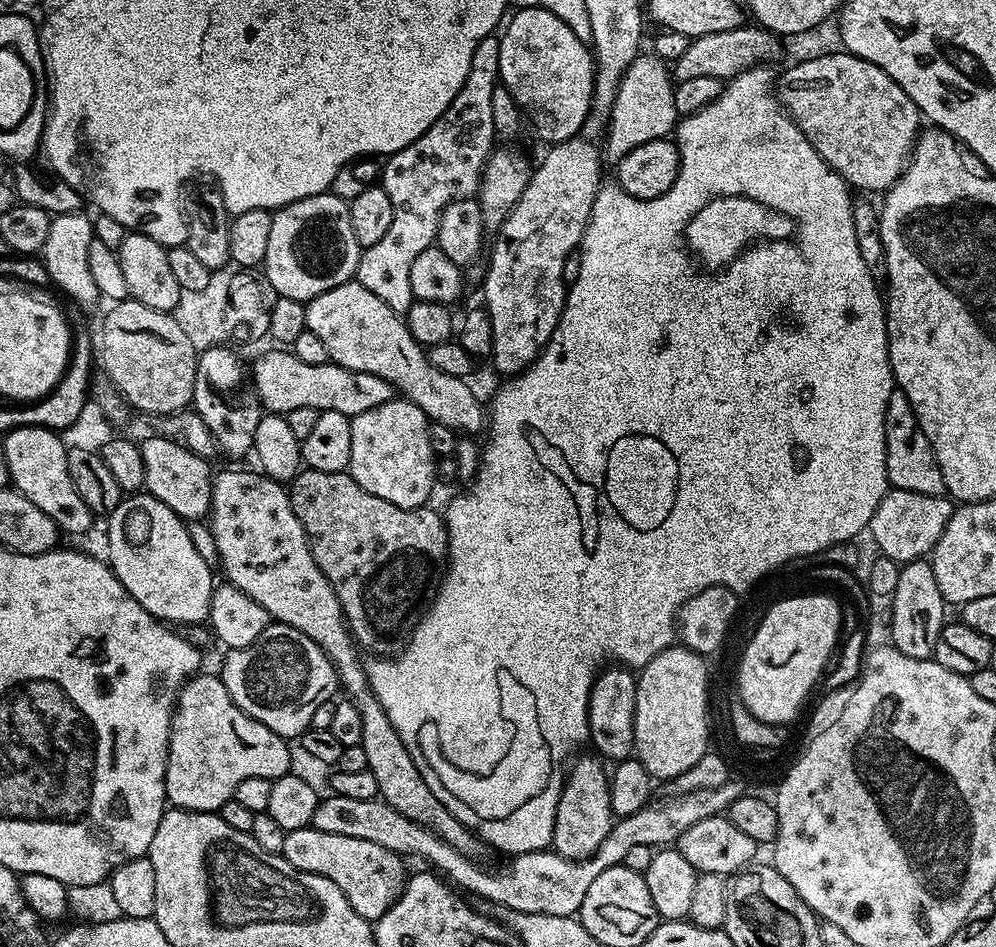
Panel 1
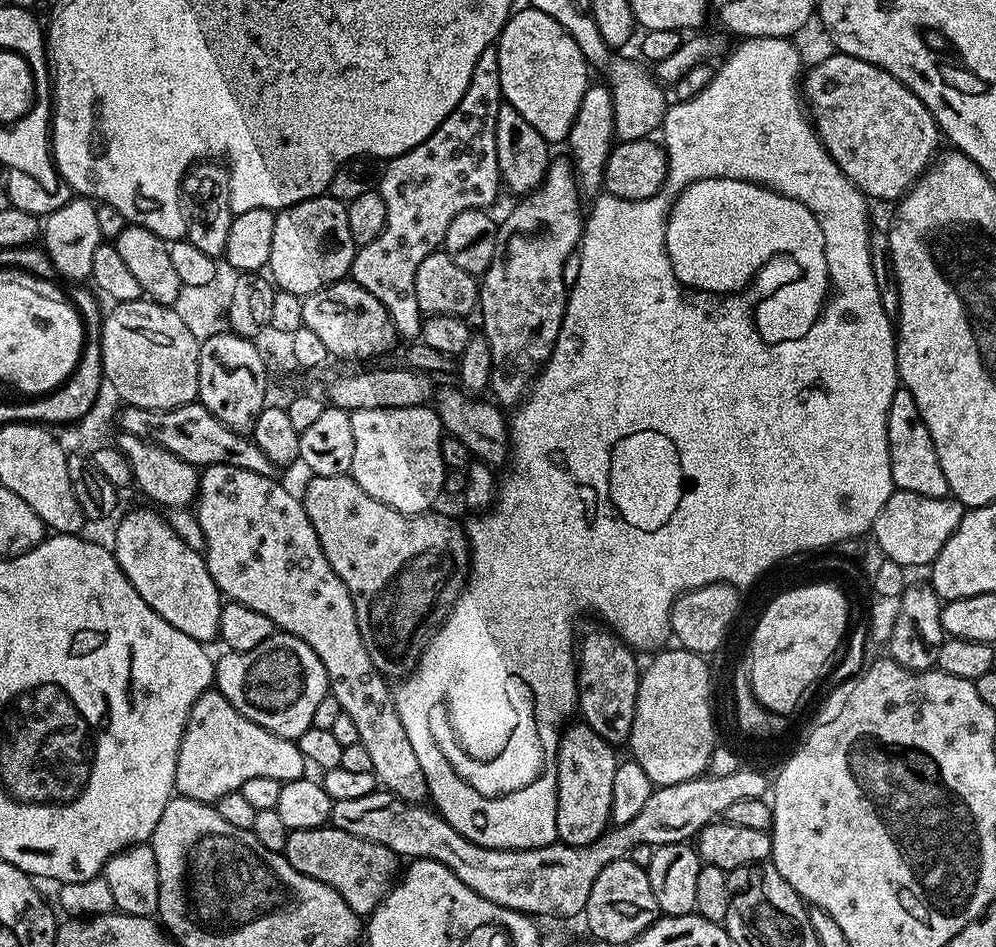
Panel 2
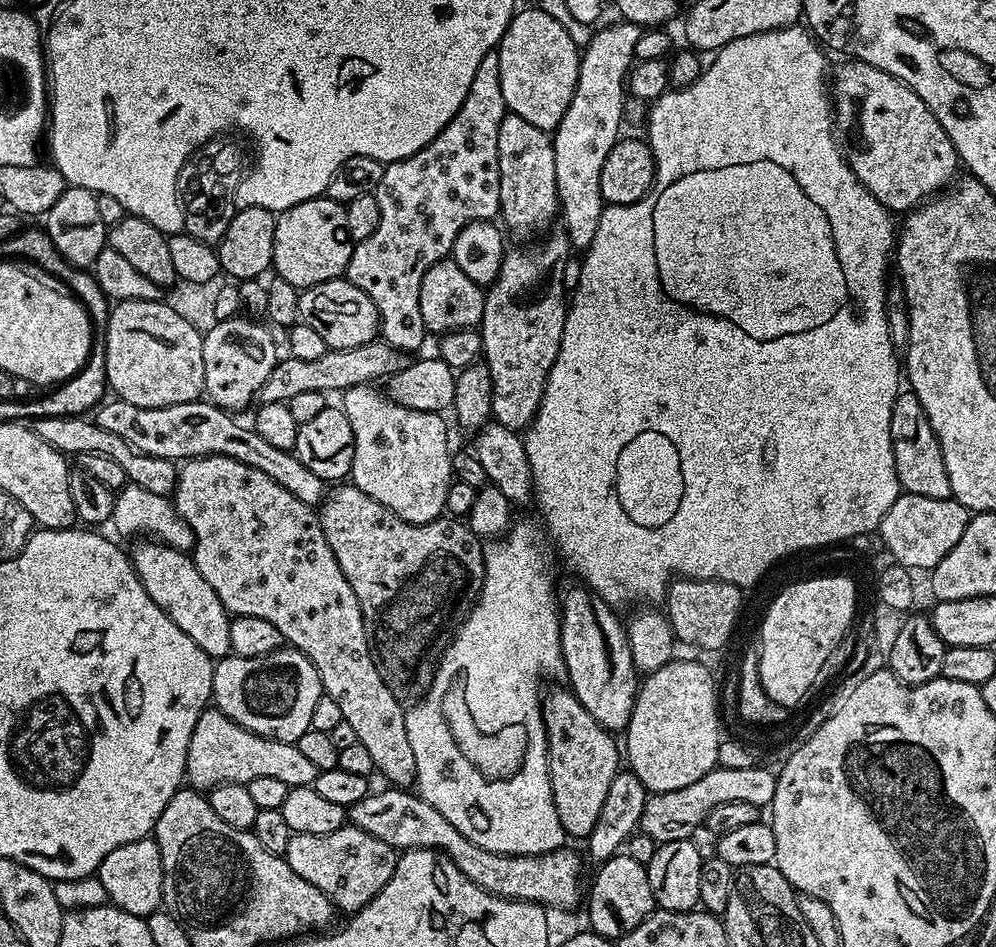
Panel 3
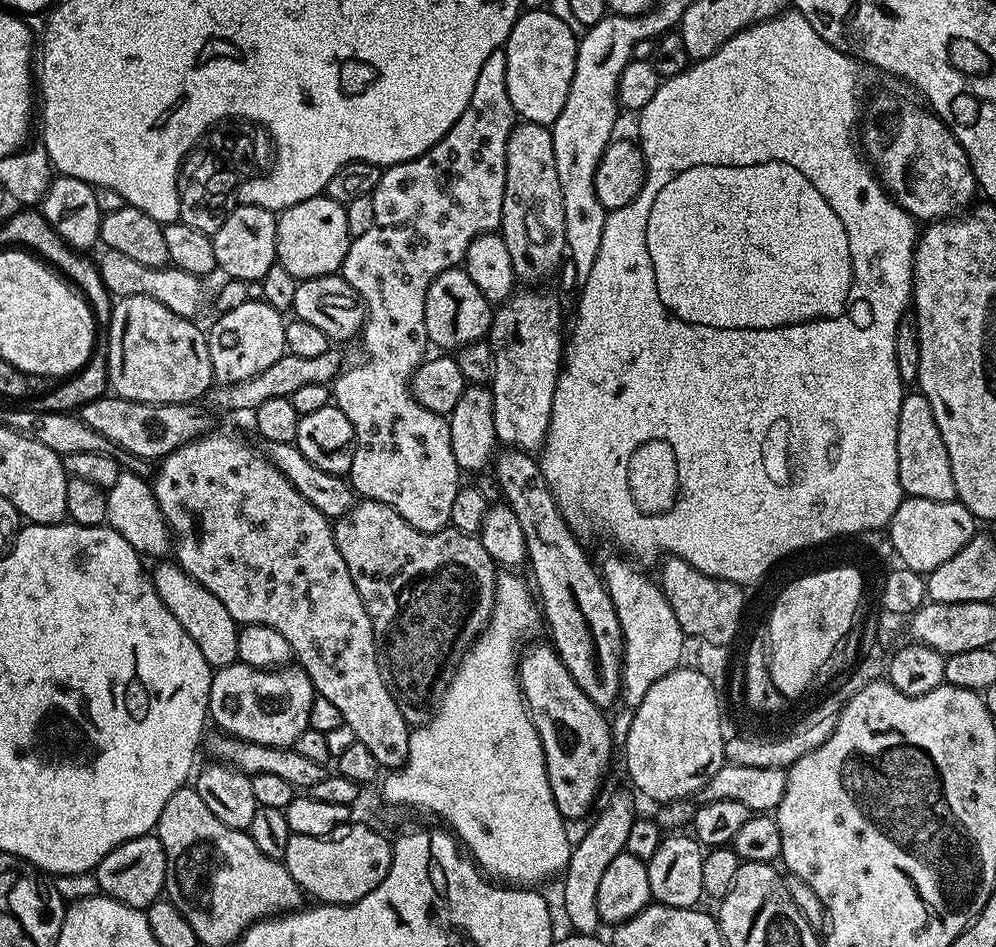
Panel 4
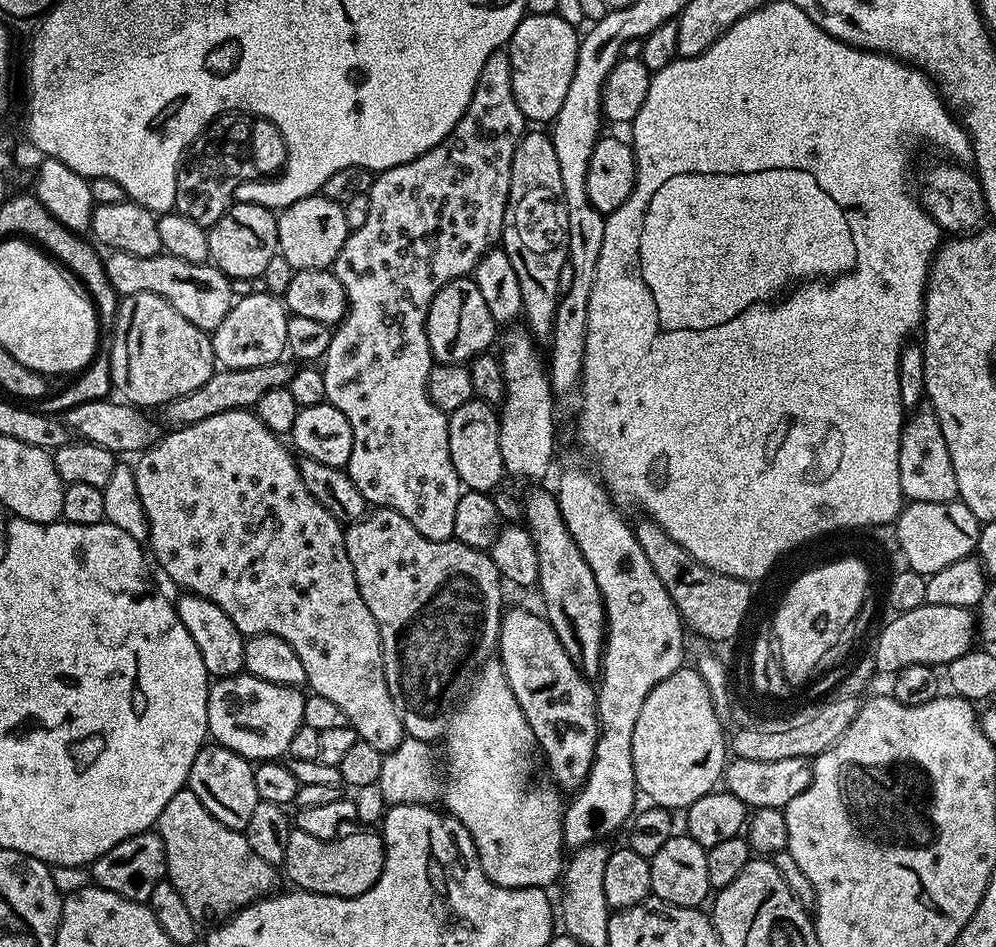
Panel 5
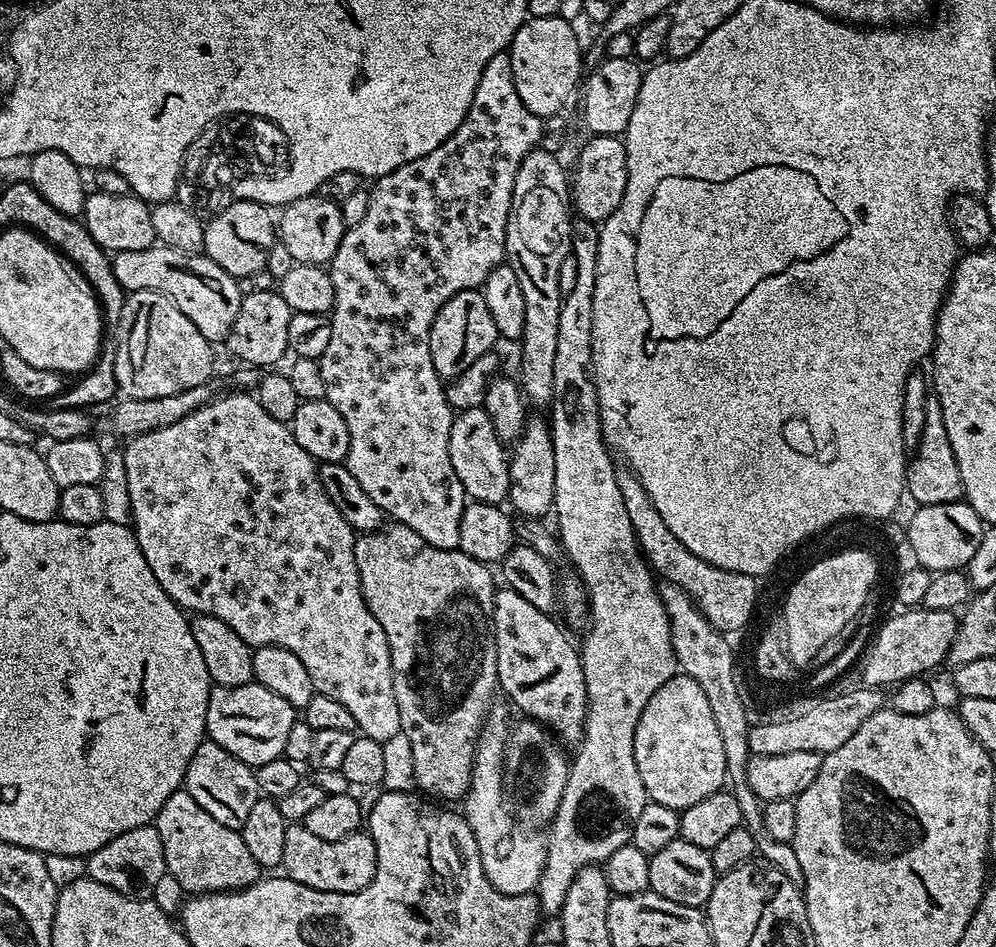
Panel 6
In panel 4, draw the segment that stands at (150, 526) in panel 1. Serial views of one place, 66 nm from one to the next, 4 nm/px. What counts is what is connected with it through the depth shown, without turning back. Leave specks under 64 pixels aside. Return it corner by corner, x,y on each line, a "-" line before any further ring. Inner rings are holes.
168,562
157,563
160,565
154,570
151,569
150,575
152,585
158,590
158,598
162,598
166,610
170,610
170,614
174,614
178,622
182,622
182,630
186,630
186,634
194,638
198,650
202,650
206,662
213,670
237,663
240,628
236,620
230,618
230,610
226,610
226,606
222,606
222,602
218,602
218,598
214,598
210,590
206,590
197,580
187,576
179,564
164,563

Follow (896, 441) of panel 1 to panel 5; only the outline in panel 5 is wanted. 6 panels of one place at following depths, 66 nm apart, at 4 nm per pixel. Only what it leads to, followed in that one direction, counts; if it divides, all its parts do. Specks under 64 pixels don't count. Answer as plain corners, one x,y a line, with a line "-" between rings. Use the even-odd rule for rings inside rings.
921,406
905,419
904,427
900,430
900,449
898,450
898,482
908,502
950,502
957,499
960,495
958,490
958,478
954,478
954,462
950,462
950,450
946,450
946,438
942,438
942,426
938,426
938,418
933,414
931,407

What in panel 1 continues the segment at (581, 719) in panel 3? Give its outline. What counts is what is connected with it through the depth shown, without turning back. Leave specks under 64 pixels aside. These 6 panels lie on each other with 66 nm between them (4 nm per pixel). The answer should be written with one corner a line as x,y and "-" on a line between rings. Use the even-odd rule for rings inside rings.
599,755
584,756
576,765
567,769
564,789
558,798
558,810
554,814
551,851
571,860
585,860
598,846
602,846
606,834
610,834
614,823
612,799
608,782
610,772

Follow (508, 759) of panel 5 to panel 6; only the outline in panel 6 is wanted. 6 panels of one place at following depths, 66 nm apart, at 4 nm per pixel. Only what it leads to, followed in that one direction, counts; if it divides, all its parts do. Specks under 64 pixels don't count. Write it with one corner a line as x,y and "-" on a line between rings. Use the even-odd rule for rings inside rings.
499,706
493,707
476,742
472,781
467,796
462,800
462,805
464,804
462,815
474,834
474,842
478,842
482,870
486,870
489,882
502,894
526,896
535,893
542,878
548,850
543,839
516,840
516,828
512,825
514,816
506,803
504,786
504,742
508,738
509,731
510,720
504,717
504,712

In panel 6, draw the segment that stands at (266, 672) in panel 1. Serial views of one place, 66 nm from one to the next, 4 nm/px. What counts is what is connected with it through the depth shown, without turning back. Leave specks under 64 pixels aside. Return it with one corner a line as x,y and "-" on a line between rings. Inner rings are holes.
255,682
233,688
216,686
206,706
204,731
207,739
228,750
234,758
255,766
283,757
286,734
290,734
290,726
294,726
296,719
297,709
292,708
286,698
274,694
274,690
266,690
266,686

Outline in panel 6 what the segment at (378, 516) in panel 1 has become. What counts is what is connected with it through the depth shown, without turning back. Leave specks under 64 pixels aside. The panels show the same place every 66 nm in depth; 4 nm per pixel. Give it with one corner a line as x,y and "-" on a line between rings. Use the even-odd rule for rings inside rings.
395,522
357,535
354,562
358,566
366,606
370,614
378,618
378,626
382,626
390,646
394,698
398,698
401,733
410,738
415,787
425,797
440,802
459,801
468,794
476,742
493,707
492,695
498,692
496,643
492,629
498,584
492,581
493,569
470,558
470,554
459,548
442,550
430,546
422,534
414,534
414,530

